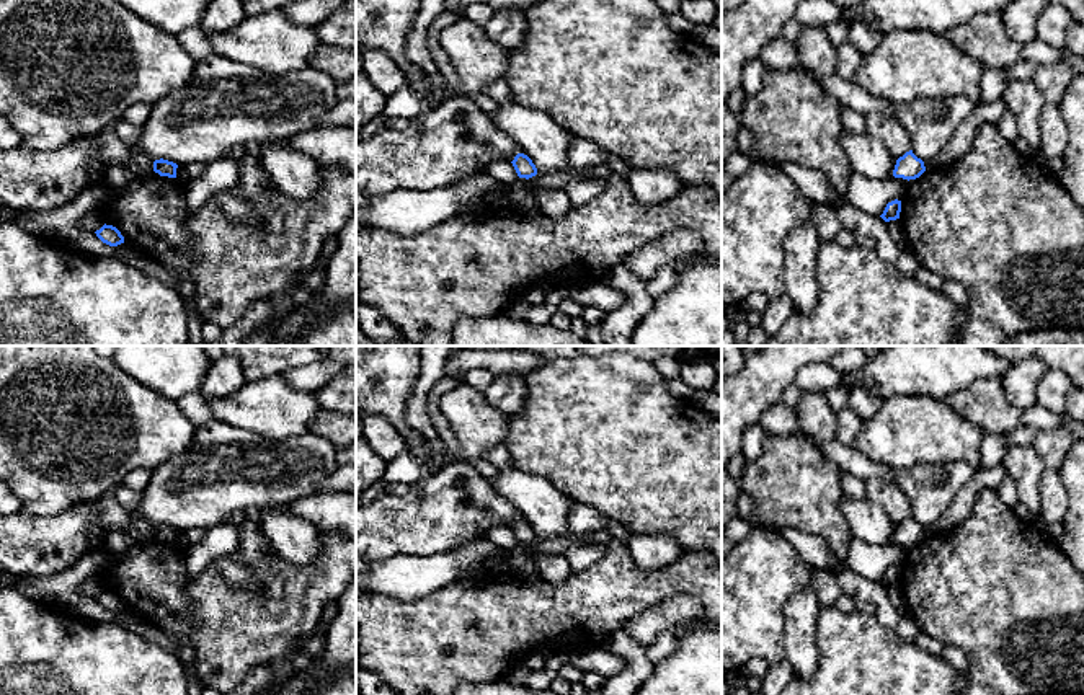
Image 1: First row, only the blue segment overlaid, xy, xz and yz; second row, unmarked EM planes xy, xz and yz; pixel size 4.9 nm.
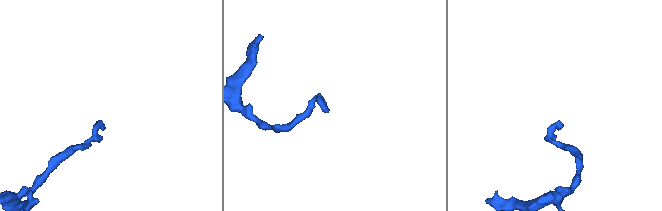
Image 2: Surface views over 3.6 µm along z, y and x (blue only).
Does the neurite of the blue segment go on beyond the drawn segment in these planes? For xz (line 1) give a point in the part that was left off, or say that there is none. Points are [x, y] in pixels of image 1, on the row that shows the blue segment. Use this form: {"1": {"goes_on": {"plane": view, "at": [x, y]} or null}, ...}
{"1": {"goes_on": null}}

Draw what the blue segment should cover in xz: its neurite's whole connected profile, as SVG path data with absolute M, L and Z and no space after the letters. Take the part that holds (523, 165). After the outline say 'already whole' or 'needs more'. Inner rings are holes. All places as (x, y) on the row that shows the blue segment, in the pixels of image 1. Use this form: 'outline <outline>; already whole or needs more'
outline M518 153L511 163L513 163L513 166L514 166L519 178L529 179L529 178L537 175L535 165L524 153Z; already whole

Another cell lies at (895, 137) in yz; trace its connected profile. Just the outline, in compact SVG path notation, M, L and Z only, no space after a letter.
M873 111L865 122L867 132L880 139L891 157L900 158L911 150L909 134L895 117Z

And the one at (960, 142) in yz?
M1002 98L976 106L957 127L944 150L935 158L924 162L924 166L945 166L960 160L971 148L978 127L984 122L997 124L1006 111L1007 104Z

